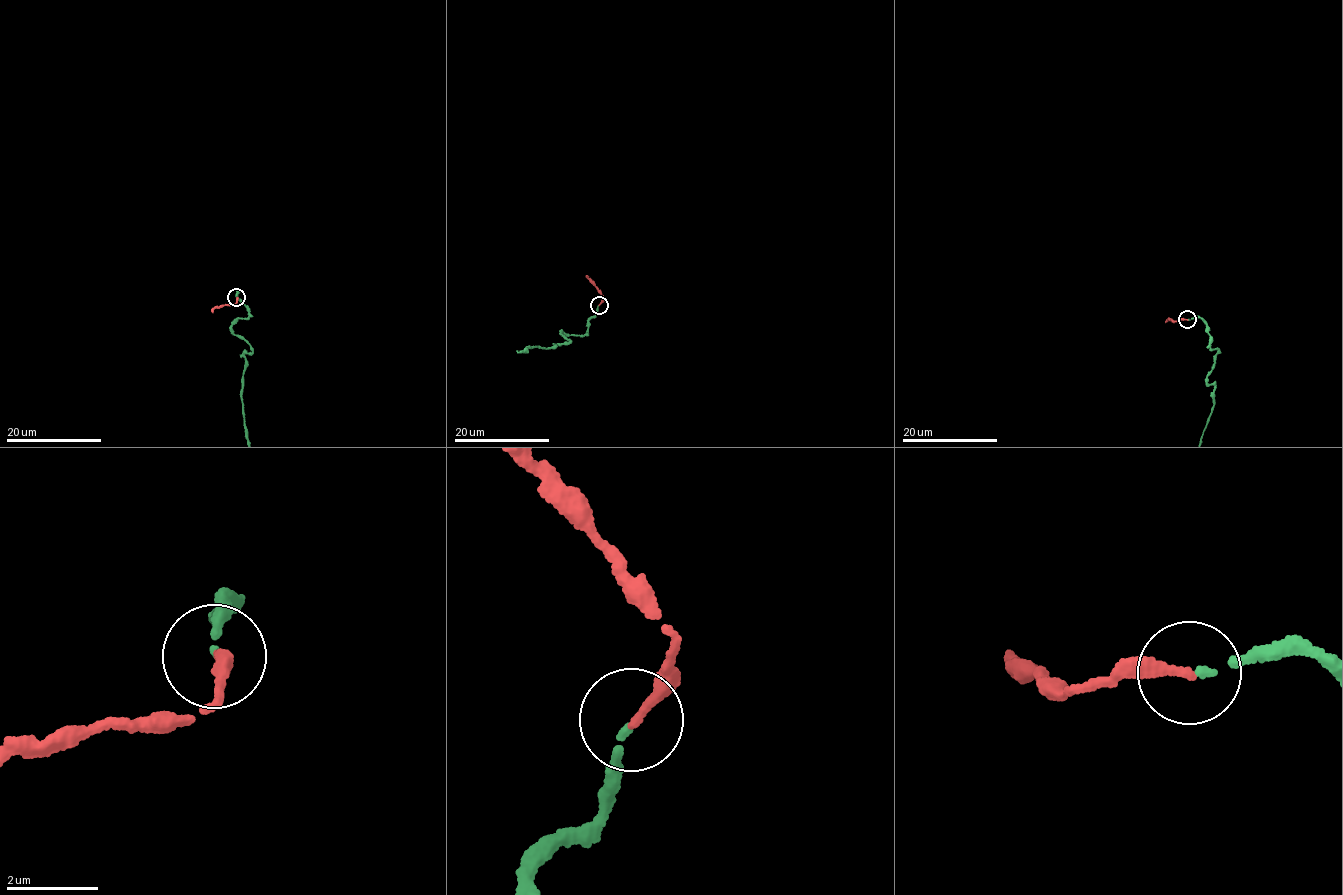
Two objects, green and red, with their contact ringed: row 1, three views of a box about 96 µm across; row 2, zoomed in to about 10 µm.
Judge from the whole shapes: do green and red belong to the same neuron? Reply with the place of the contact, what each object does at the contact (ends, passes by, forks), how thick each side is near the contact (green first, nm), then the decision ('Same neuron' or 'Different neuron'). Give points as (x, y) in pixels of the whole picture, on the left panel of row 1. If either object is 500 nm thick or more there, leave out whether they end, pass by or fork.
Place: (236, 297). At the ring green ends. At the ring red ends. Thickness 120 nm (green) against 200 nm. Same neuron

